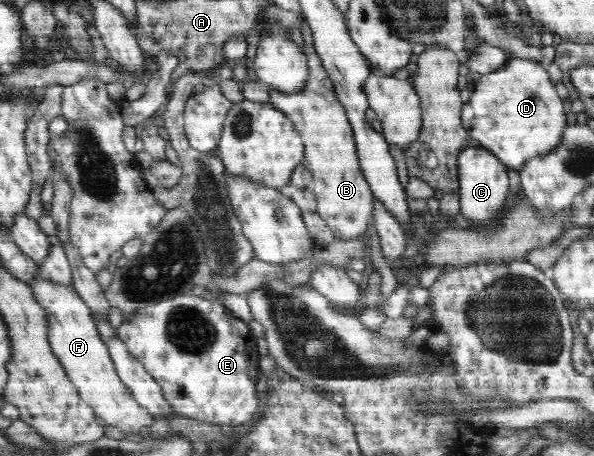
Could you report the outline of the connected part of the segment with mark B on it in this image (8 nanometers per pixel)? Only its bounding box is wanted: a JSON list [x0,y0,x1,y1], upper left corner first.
[269,17,376,239]

